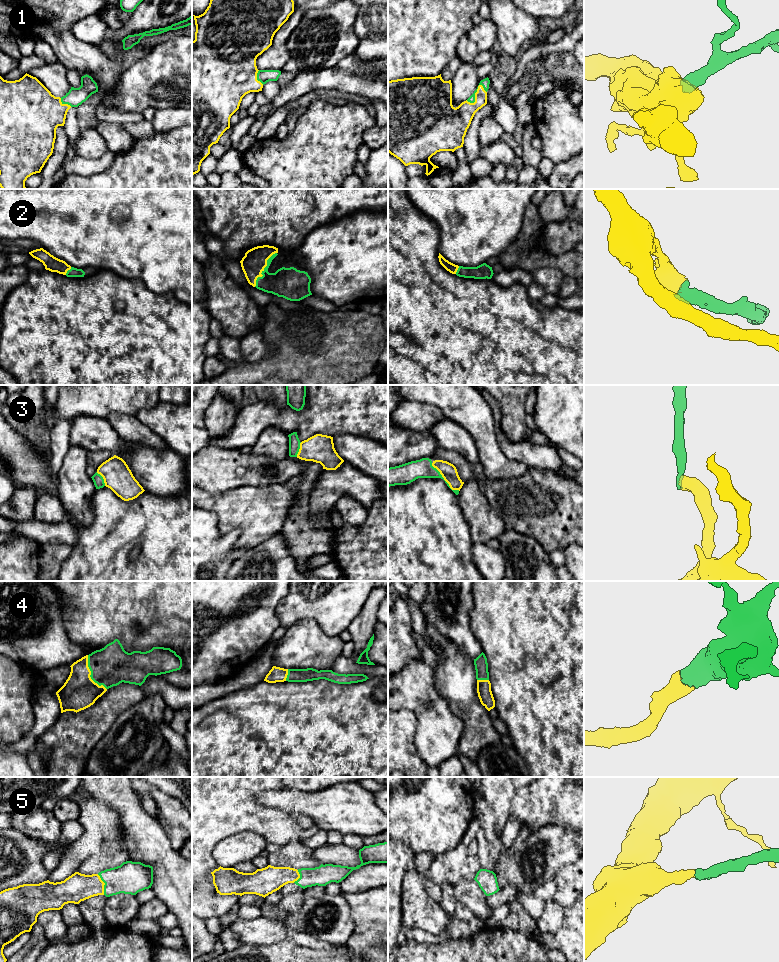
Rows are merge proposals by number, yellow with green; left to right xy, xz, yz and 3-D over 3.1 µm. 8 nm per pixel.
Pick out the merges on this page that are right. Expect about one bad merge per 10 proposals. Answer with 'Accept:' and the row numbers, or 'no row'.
Accept: 1, 2, 3, 4, 5

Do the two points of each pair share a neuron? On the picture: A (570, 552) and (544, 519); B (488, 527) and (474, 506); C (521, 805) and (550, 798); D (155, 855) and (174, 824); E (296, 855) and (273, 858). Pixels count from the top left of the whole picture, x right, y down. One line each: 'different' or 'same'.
A: different
B: same
C: same
D: different
E: same

